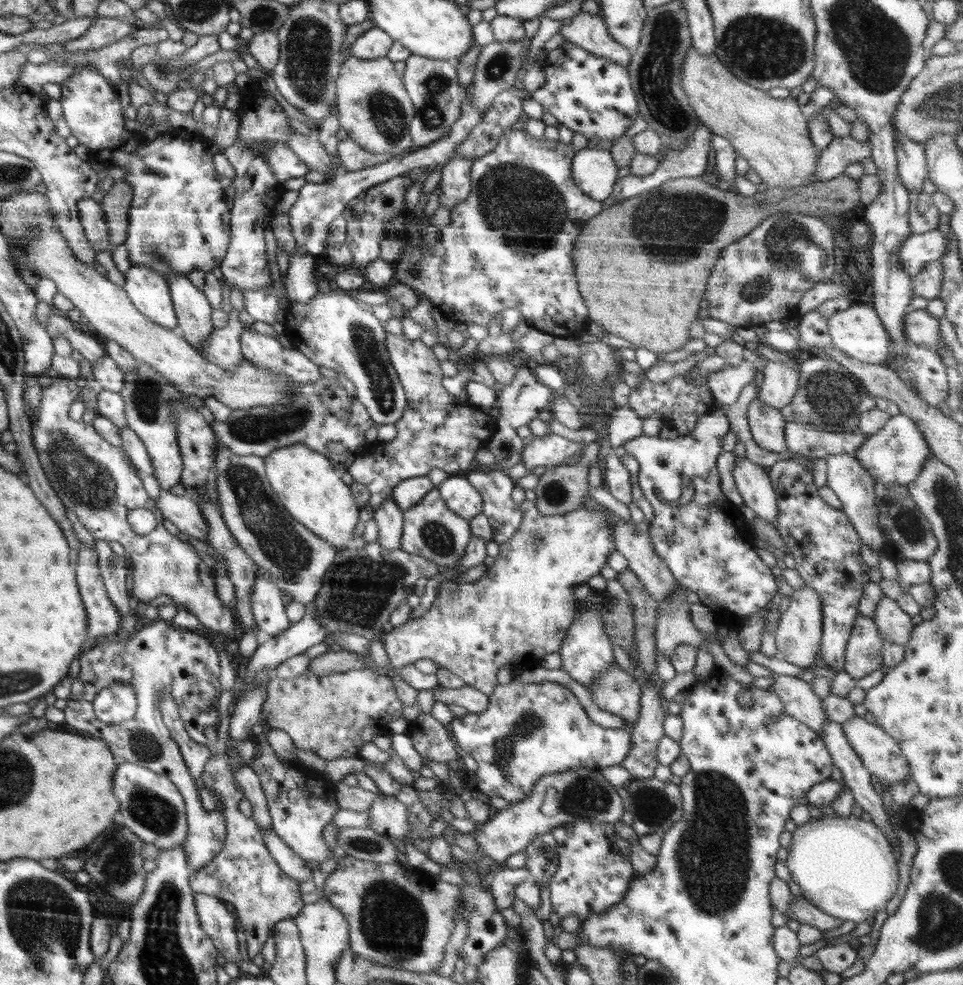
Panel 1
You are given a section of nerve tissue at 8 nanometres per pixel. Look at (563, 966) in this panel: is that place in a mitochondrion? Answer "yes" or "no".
no

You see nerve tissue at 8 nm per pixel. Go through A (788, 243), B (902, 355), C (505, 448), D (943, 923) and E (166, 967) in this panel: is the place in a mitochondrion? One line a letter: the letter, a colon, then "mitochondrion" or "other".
A: mitochondrion
B: other
C: other
D: mitochondrion
E: mitochondrion

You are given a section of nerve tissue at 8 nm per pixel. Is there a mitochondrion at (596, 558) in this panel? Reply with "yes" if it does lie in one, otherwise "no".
no

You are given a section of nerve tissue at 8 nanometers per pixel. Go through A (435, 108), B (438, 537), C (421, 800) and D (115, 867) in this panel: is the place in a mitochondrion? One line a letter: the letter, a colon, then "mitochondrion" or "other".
A: mitochondrion
B: mitochondrion
C: other
D: mitochondrion

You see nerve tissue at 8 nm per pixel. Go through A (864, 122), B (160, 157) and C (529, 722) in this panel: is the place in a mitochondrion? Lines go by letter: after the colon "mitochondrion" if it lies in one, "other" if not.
A: other
B: other
C: mitochondrion

